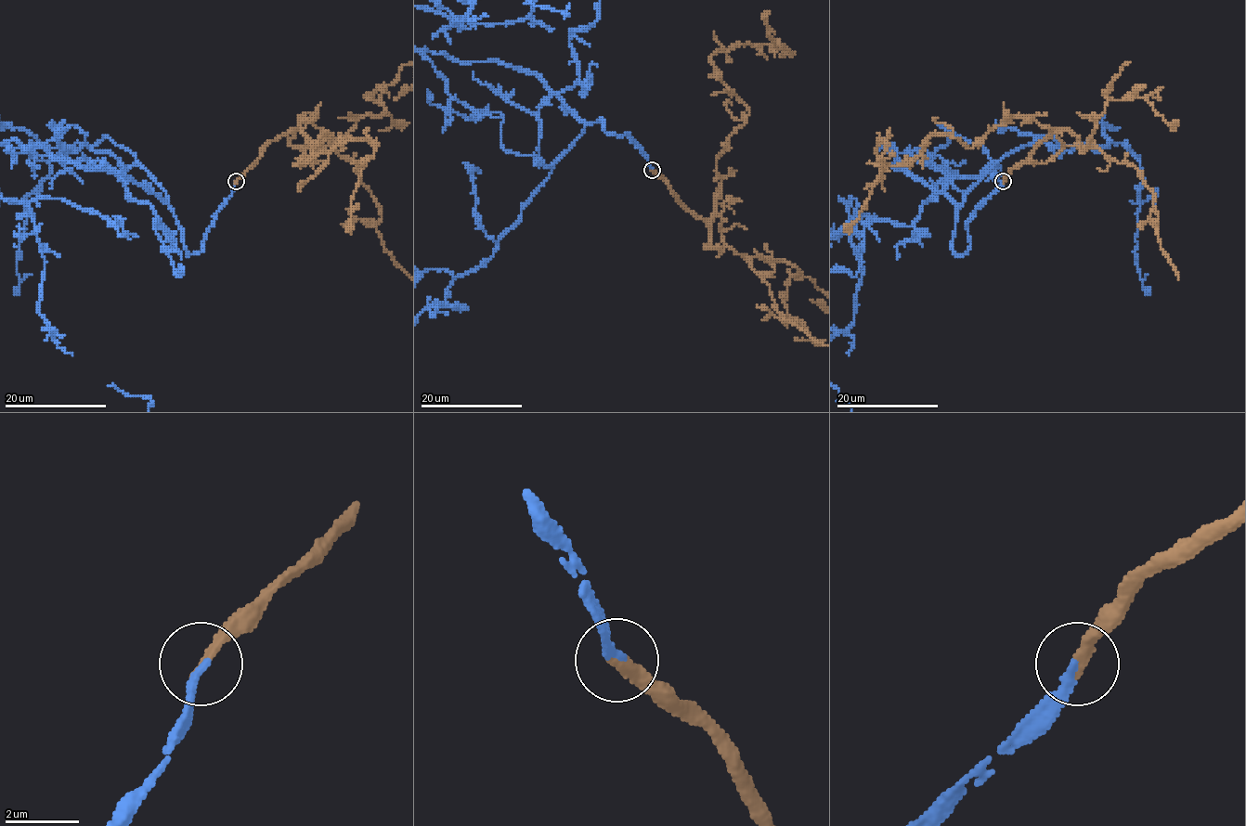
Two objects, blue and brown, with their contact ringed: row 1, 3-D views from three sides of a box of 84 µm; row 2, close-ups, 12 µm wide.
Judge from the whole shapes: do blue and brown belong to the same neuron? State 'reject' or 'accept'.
accept

